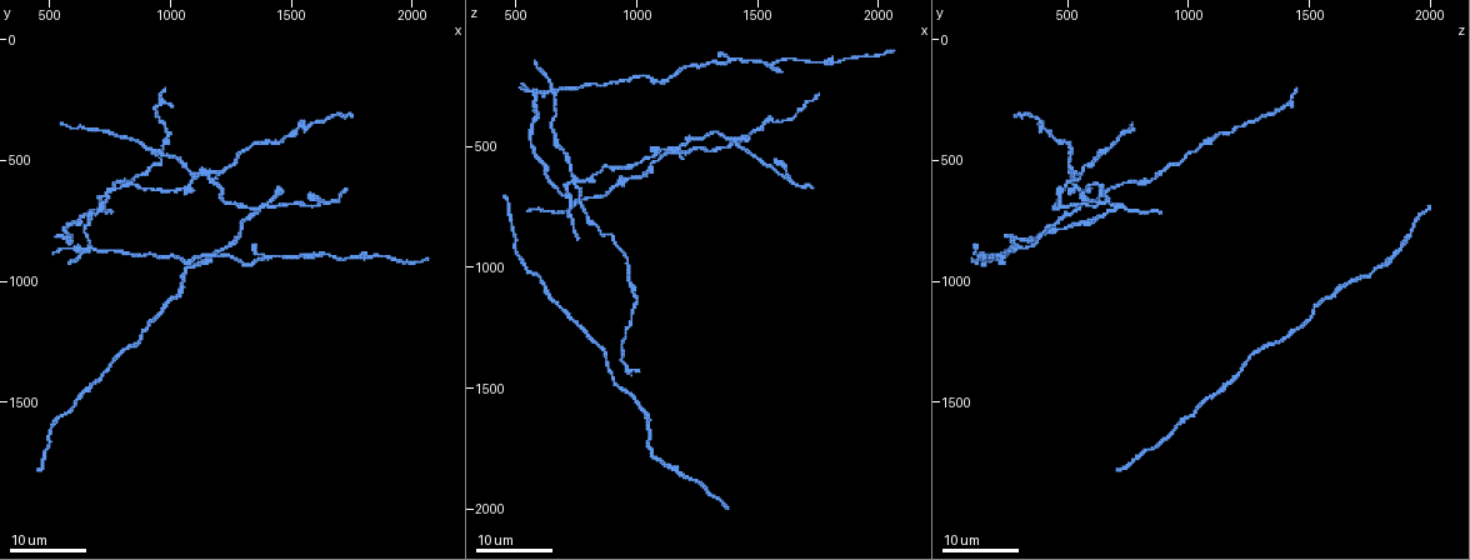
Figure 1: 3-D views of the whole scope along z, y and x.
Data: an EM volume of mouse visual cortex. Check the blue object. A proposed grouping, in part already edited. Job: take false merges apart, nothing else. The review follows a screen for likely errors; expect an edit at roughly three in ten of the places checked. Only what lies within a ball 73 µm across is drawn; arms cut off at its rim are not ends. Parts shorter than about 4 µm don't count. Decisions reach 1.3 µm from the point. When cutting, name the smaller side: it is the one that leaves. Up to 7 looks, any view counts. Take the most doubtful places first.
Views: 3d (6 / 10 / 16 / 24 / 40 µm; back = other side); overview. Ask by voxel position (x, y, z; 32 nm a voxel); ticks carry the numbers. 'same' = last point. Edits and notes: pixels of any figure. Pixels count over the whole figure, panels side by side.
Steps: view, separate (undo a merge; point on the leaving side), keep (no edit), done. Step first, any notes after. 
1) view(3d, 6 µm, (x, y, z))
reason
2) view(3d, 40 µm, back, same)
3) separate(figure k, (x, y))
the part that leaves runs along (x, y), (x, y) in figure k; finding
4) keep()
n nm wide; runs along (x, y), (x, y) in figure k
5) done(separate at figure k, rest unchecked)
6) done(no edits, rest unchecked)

view(3d, 24 µm, (730, 640, 630))
four or more arms meet

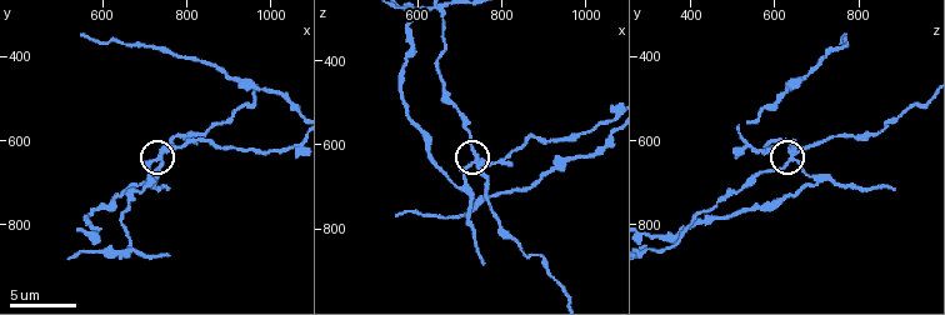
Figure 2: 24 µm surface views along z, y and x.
view(3d, 10 µm, (740, 645, 640))

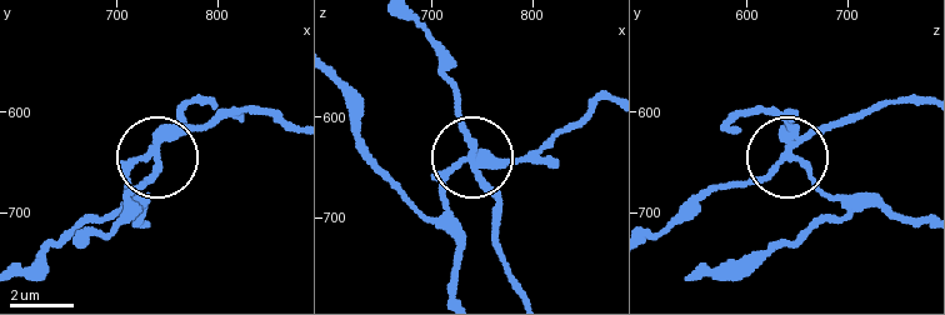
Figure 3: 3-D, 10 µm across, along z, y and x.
separate(figure 3, (496, 199))
the part that leaves runs along (470, 163), (443, 53), (419, 20) in figure 3; a second cell is stuck on

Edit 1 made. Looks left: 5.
view(3d, 24 µm, (1160, 570, 530))
looks like a crossing

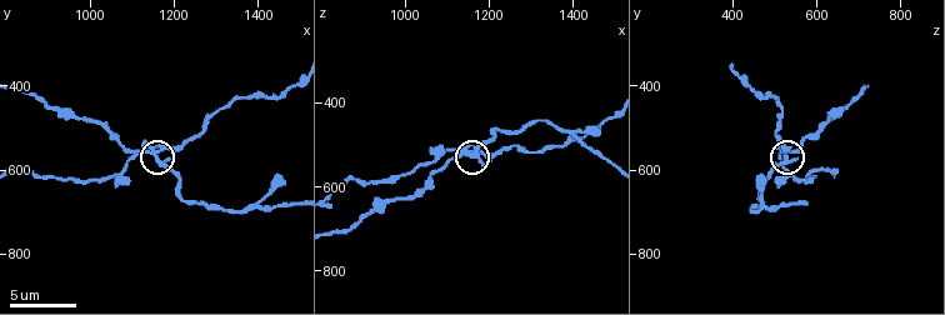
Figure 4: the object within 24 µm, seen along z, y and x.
view(3d, 6 µm, same)

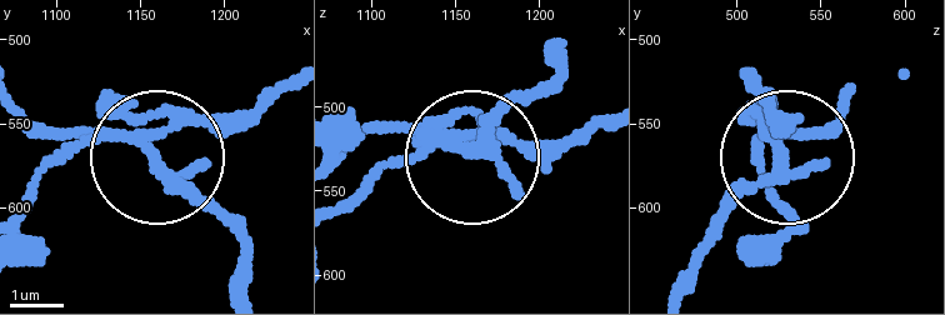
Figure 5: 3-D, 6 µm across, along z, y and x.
view(3d, 6 µm, back, same)
from behind

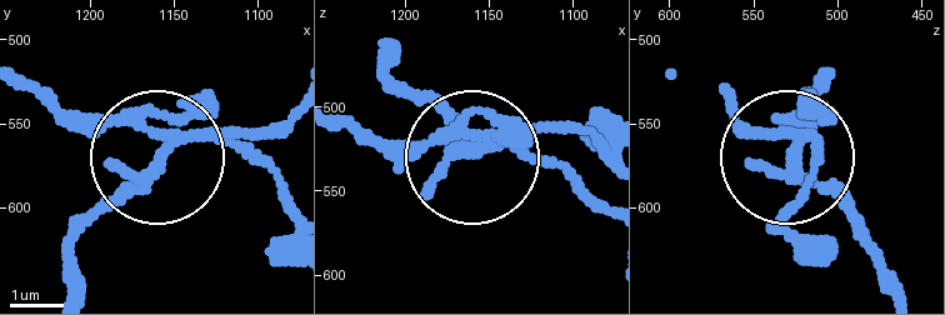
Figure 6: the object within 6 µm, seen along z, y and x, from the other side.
separate(figure 6, (136, 190))
the part that leaves runs along (189, 140), (86, 234), (69, 288) in figure 6; two cells meet here

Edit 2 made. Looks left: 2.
view(overview)

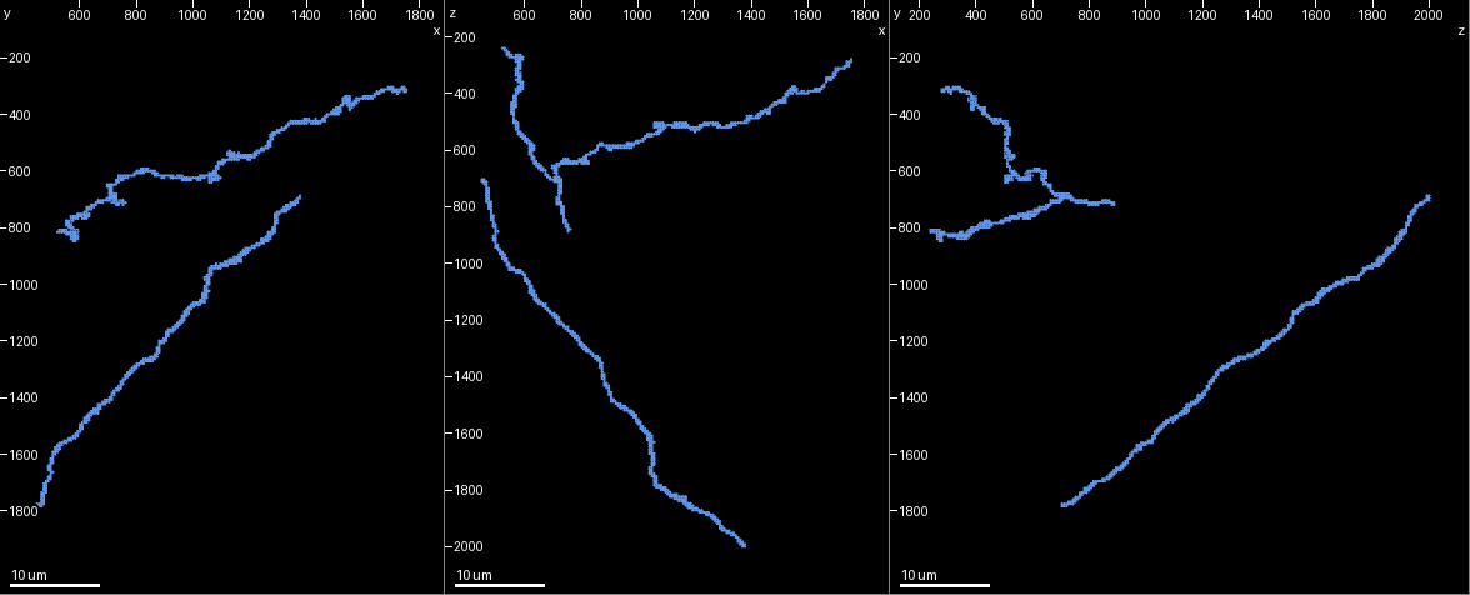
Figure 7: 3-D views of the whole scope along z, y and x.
view(3d, 10 µm, (1520, 360, 410))
side arm on a straight run

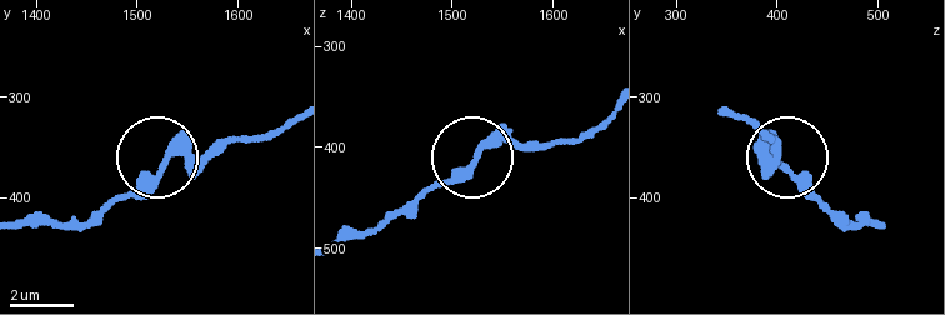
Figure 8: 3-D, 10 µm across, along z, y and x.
keep()
210 nm wide; runs along (881, 230), (839, 219), (769, 158), (776, 141) in figure 8; continuous, no second cell

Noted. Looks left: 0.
done(separate at figure 3, separate at figure 6, rest unchecked)

